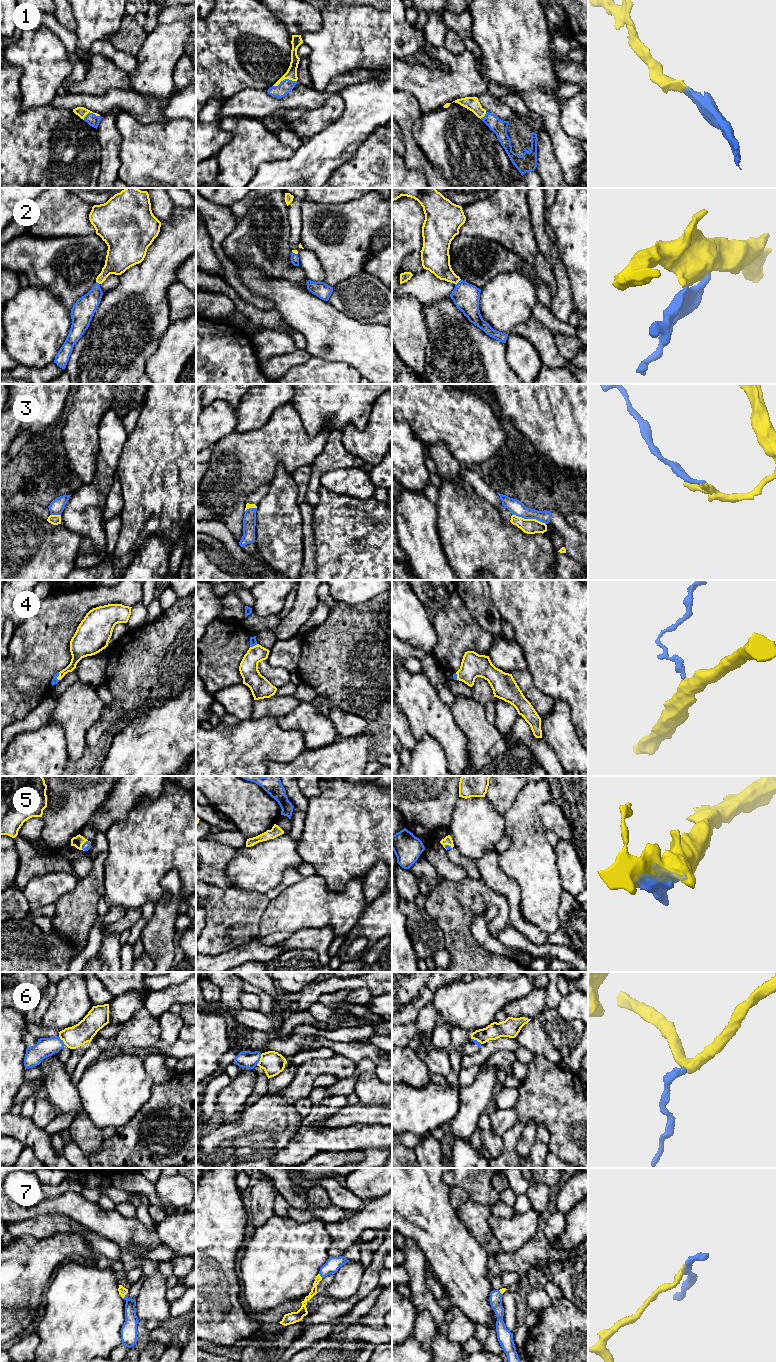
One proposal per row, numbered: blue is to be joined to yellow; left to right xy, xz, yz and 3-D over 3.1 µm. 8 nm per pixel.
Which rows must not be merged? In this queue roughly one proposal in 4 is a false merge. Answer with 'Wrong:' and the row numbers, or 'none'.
Wrong: 3, 6

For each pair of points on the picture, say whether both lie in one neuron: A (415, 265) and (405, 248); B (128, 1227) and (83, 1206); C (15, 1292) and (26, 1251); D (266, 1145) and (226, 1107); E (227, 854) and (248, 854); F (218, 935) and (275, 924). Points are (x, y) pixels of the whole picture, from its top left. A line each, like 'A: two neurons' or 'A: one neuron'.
A: two neurons
B: one neuron
C: one neuron
D: two neurons
E: two neurons
F: two neurons

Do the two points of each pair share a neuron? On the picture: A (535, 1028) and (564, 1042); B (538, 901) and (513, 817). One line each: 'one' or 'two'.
A: one
B: one

